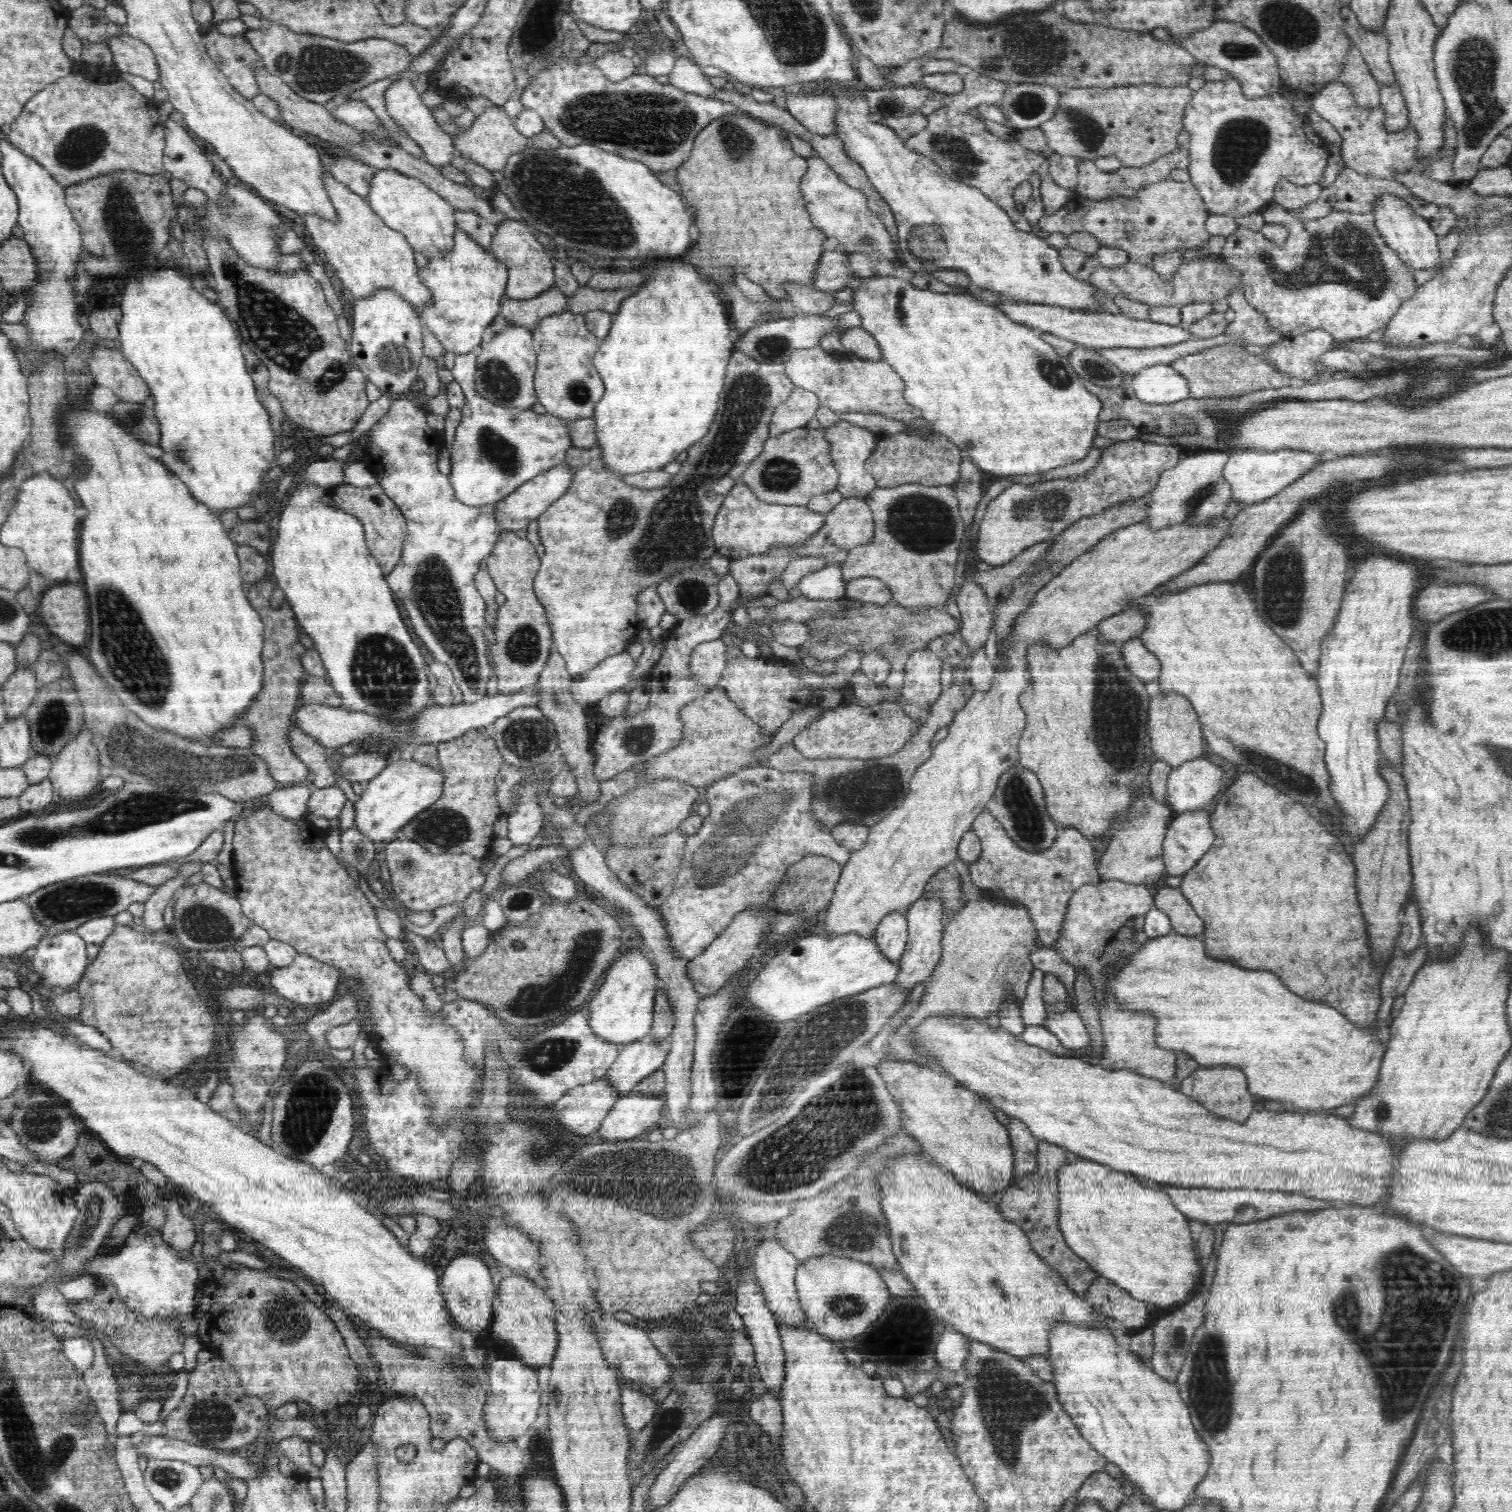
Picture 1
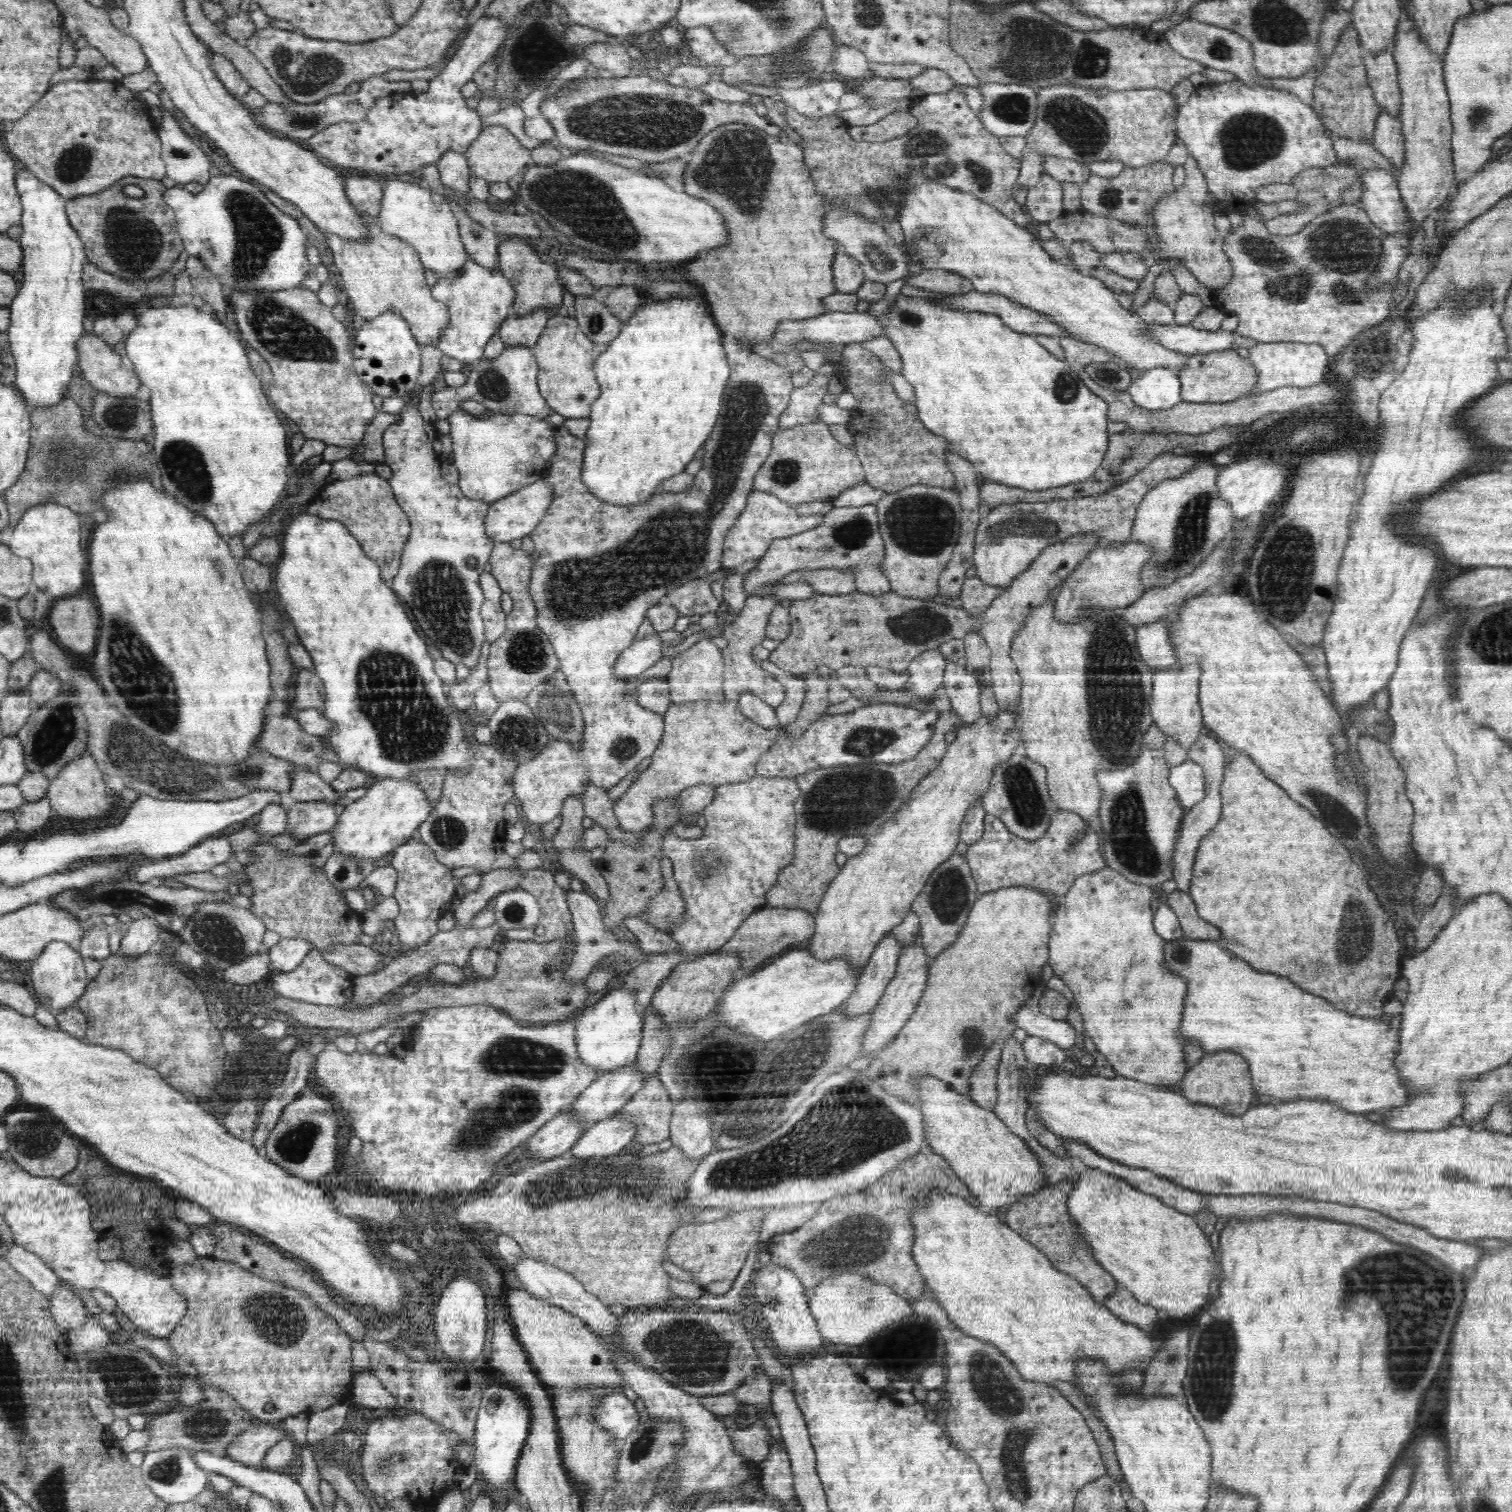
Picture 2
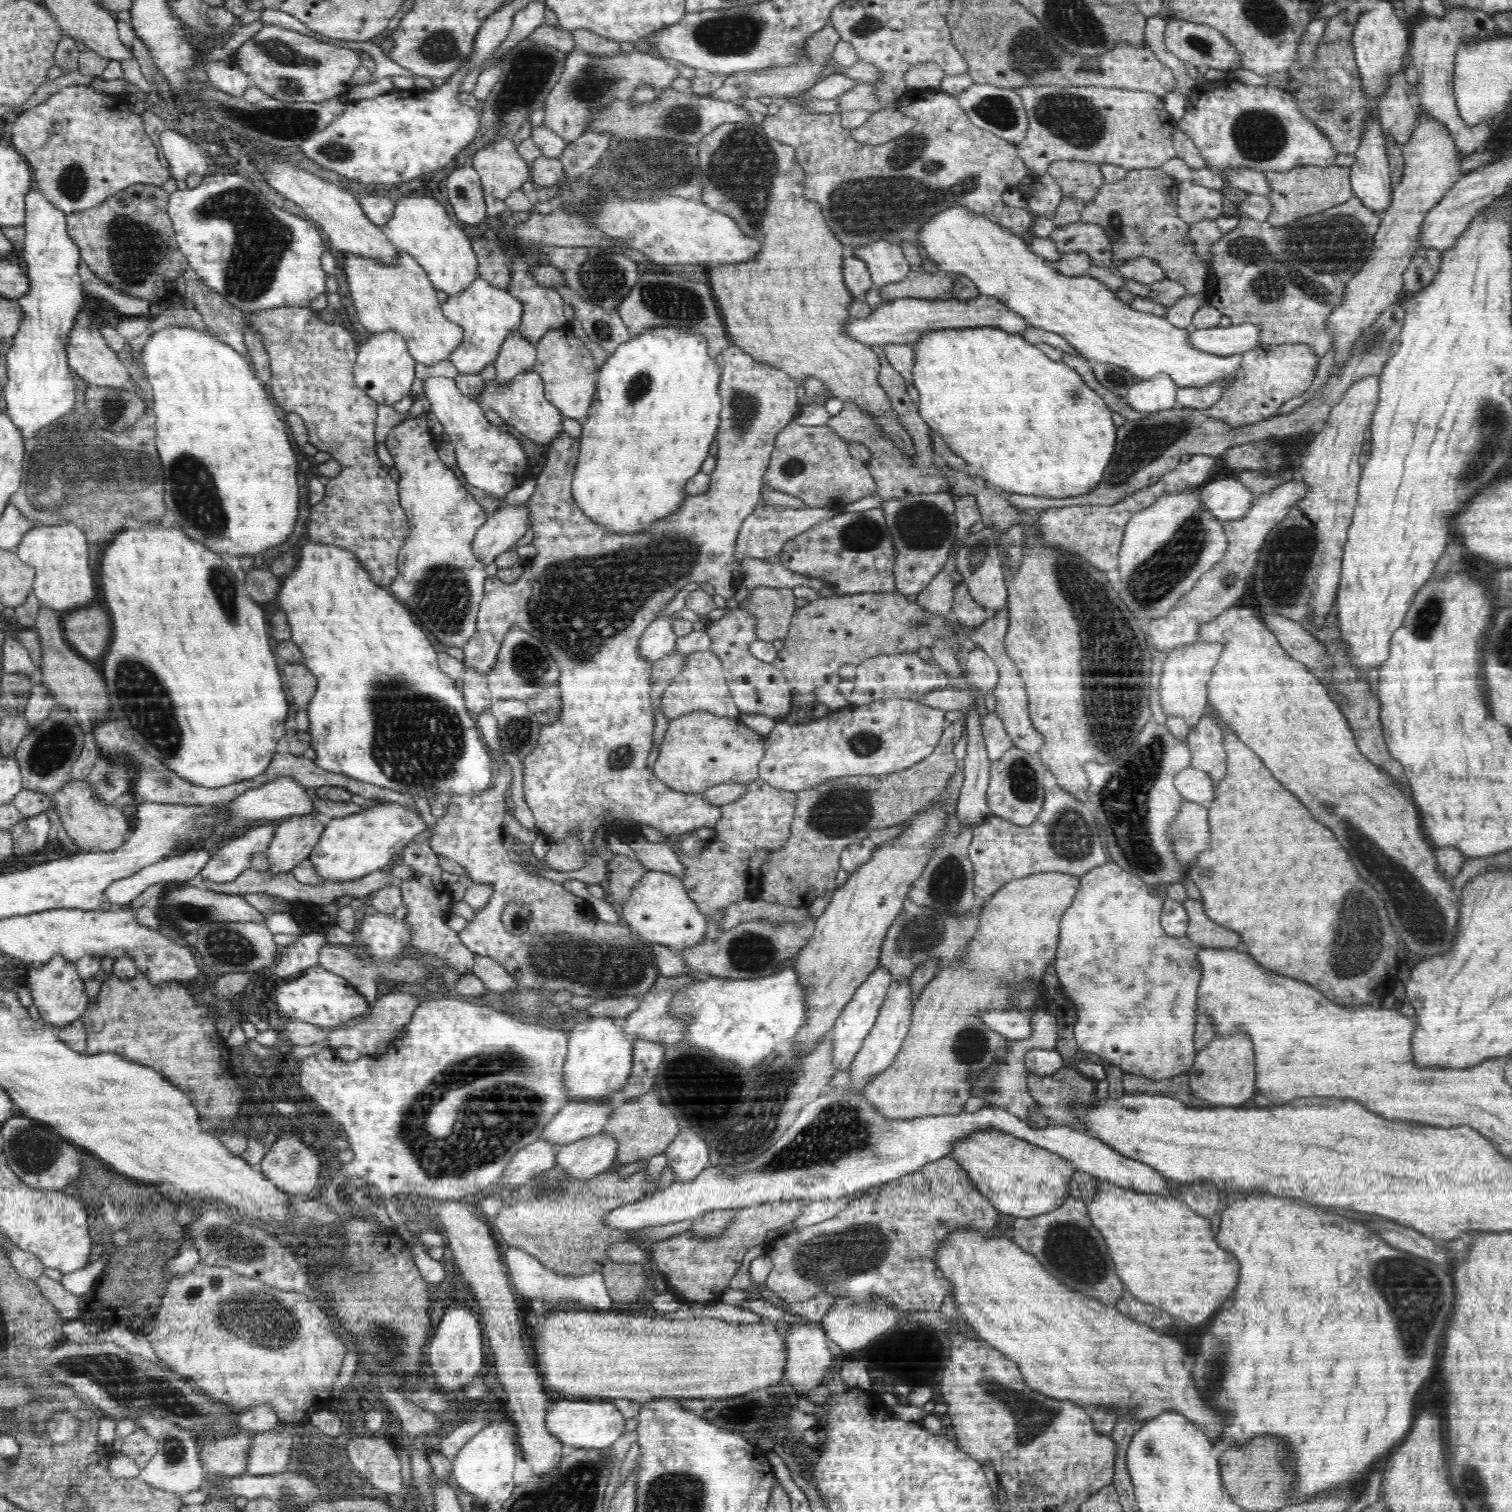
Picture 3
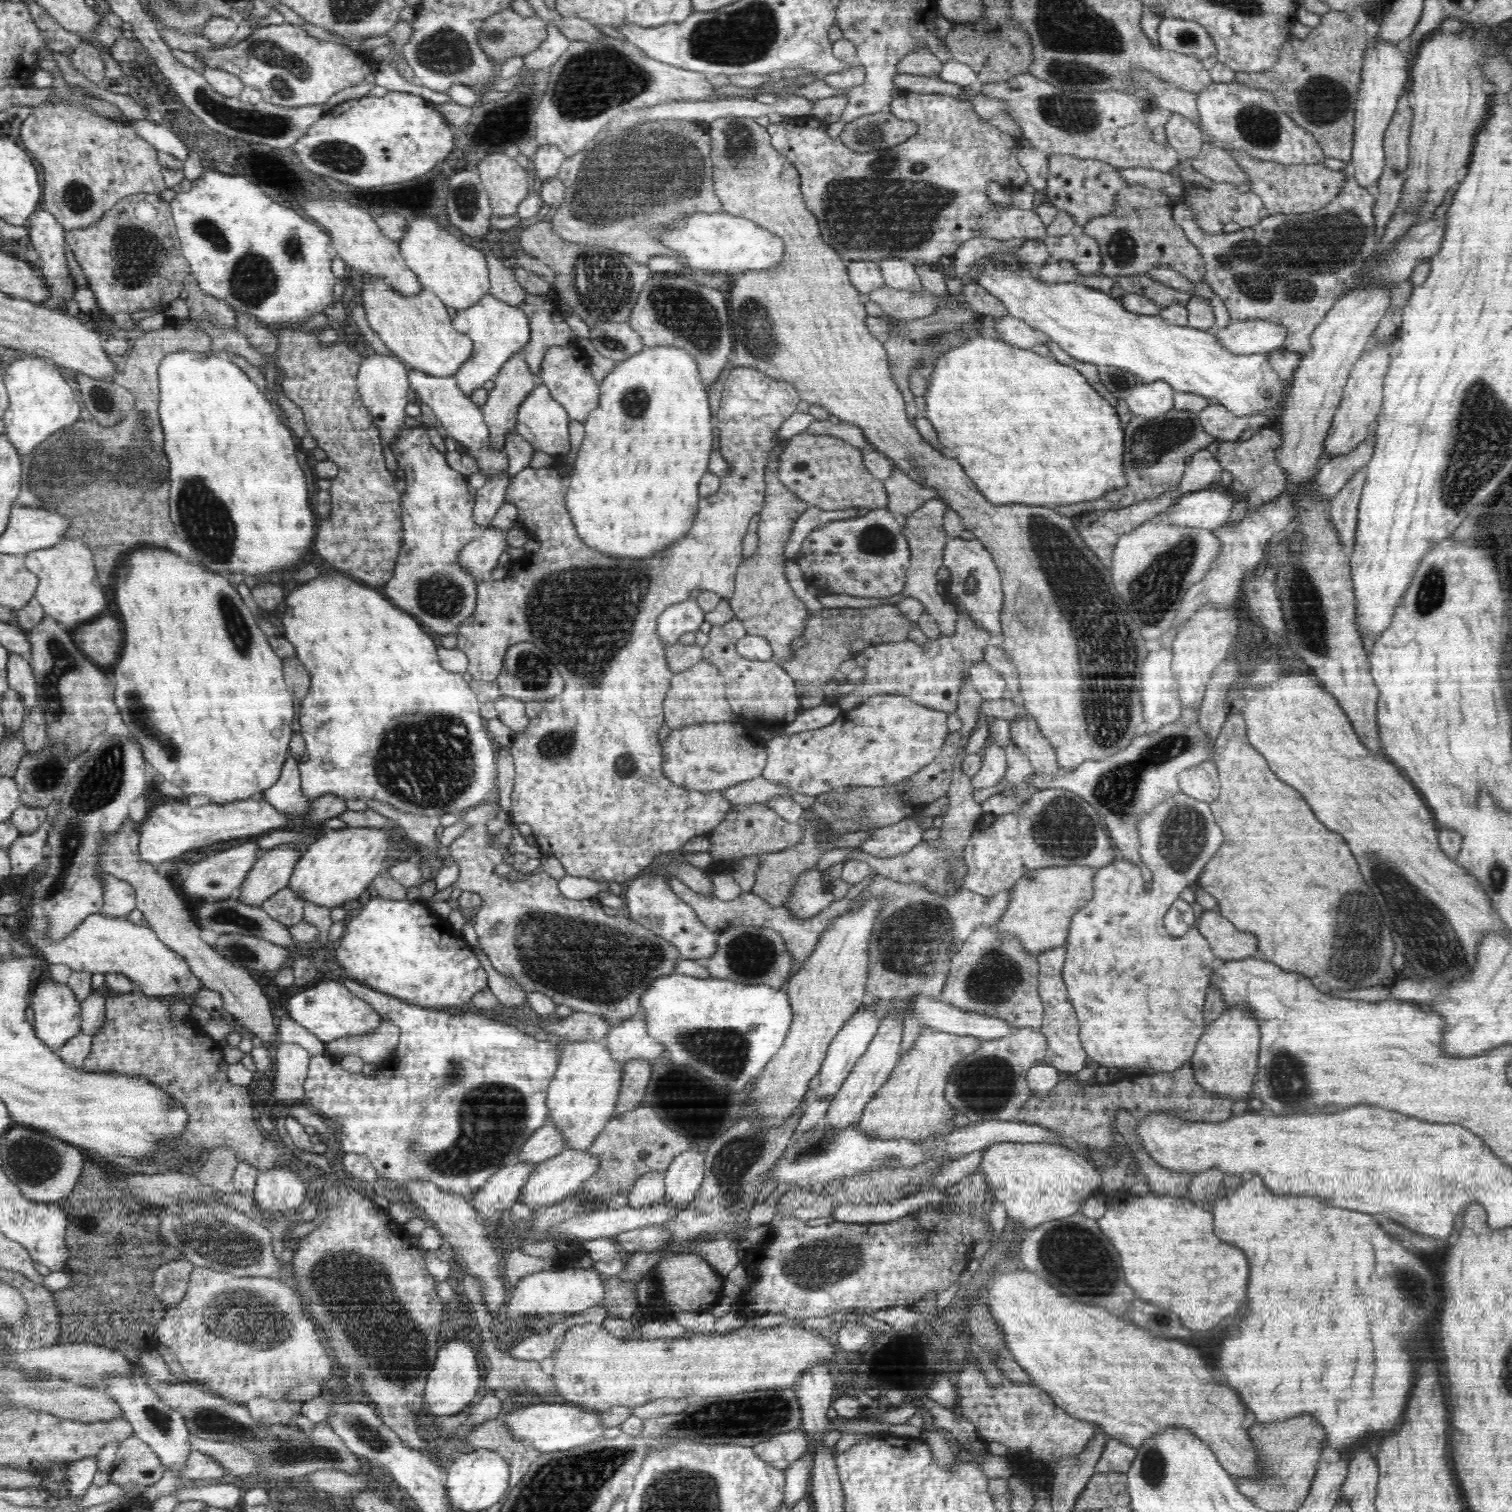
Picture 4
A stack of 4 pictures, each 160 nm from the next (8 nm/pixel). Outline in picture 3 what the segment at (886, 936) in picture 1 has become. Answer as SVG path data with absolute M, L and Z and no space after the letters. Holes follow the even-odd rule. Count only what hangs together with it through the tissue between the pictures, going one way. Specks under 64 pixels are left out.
M879 965L875 972L856 989L855 996L851 998L851 1001L843 1008L843 1012L835 1020L835 1025L827 1037L832 1037L832 1059L836 1065L836 1072L850 1070L851 1062L876 1022L880 1007L891 984L891 976L888 971L881 969Z

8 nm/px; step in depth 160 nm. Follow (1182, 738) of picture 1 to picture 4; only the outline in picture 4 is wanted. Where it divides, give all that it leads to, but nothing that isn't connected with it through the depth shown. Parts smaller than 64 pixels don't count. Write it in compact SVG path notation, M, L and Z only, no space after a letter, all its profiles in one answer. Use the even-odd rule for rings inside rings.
M1202 603L1185 620L1184 626L1173 640L1172 650L1175 653L1172 654L1172 666L1180 679L1178 693L1183 707L1198 709L1201 706L1212 672L1230 654L1230 647L1240 633L1238 617L1235 615L1236 606L1218 607L1214 603Z

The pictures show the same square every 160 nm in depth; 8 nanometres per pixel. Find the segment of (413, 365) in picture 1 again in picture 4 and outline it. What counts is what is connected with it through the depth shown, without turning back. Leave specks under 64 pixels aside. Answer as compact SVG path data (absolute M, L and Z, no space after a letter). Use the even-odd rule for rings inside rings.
M372 354L363 358L359 368L359 376L356 385L362 403L373 418L374 427L378 431L377 436L382 436L384 444L390 444L394 436L400 434L400 438L407 430L405 419L407 417L408 390L409 385L408 368L405 368L403 360L398 356L384 356L384 354Z

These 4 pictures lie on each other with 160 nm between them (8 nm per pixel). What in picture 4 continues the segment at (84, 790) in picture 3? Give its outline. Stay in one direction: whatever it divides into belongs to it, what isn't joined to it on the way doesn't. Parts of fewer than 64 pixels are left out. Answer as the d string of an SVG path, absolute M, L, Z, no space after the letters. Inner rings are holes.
M126 823L122 824L119 836L111 842L105 868L117 880L132 885L135 890L137 910L143 914L148 926L160 937L169 949L184 957L192 973L204 984L205 989L214 990L223 998L223 1005L228 1014L232 1014L242 1029L248 1028L256 1036L264 1038L266 1044L276 1042L277 1026L272 1021L272 1012L268 1000L259 984L245 968L224 958L218 949L208 945L200 937L202 927L196 926L185 902L172 890L172 884L164 876L160 876L157 864L144 862L140 855L140 834Z

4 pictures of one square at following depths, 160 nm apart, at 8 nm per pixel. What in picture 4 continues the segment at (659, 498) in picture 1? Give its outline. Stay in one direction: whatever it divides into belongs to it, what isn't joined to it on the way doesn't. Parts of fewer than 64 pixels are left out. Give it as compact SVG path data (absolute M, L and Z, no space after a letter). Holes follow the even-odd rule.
M732 368L724 382L722 388L722 399L719 403L718 414L716 414L715 426L720 429L719 451L729 464L729 471L725 475L720 475L720 488L716 494L708 497L702 497L699 501L699 510L695 514L694 525L691 526L690 532L684 537L684 542L672 550L672 554L664 554L664 558L652 558L652 562L612 562L612 558L600 558L600 554L588 554L584 546L580 546L580 537L576 538L576 529L573 528L572 517L568 514L565 504L565 495L569 490L569 479L572 474L572 468L568 465L562 467L549 466L546 468L534 469L524 467L518 474L514 475L509 481L506 488L504 502L512 502L518 507L518 522L524 524L526 532L530 538L540 542L538 552L528 555L523 561L515 561L507 577L502 580L491 580L485 577L479 581L476 588L476 606L471 615L458 626L457 630L457 648L460 649L469 658L467 671L473 679L479 681L496 681L500 676L503 668L503 658L512 645L518 645L521 642L531 642L536 645L540 651L547 654L554 666L564 679L565 685L563 692L558 696L547 700L541 707L541 712L536 718L529 720L528 726L521 733L513 734L513 745L511 746L511 755L513 756L515 766L515 780L511 793L510 818L518 825L522 823L529 824L532 828L532 835L536 840L537 847L540 848L544 856L552 856L564 866L565 873L570 876L589 878L590 880L604 880L618 882L626 885L634 878L641 876L643 870L653 863L656 856L663 854L678 854L683 846L696 836L708 835L716 829L725 818L732 804L727 801L721 791L700 792L697 790L688 790L672 782L662 769L663 764L663 745L658 742L658 732L664 724L663 702L667 696L668 689L671 688L671 678L674 677L674 671L668 665L666 643L659 638L658 620L660 614L669 606L682 602L690 598L690 592L694 588L702 588L702 591L709 590L719 594L724 599L731 599L735 591L735 578L740 566L744 560L742 557L742 540L748 528L750 519L759 514L763 507L765 498L765 466L773 459L770 452L774 446L780 443L778 432L780 426L792 414L798 411L798 402L801 397L796 388L788 382L776 381L774 378L765 376L758 370L742 368Z

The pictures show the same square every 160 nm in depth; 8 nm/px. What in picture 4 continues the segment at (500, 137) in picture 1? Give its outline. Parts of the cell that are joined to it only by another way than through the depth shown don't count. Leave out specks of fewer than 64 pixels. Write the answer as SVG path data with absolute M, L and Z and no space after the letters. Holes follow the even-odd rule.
M488 154L477 164L484 188L491 200L494 216L506 217L516 213L517 207L530 193L528 171L506 154Z

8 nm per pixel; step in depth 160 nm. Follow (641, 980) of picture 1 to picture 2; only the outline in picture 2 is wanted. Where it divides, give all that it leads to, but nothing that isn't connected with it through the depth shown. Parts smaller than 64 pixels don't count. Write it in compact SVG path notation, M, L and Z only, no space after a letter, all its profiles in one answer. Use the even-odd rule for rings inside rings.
M622 982L616 983L603 998L595 1004L586 1007L576 1022L576 1054L581 1066L595 1070L595 1072L614 1072L620 1068L628 1068L636 1062L637 1054L642 1040L642 1024L644 1009L636 1006L635 998L625 988L620 988Z

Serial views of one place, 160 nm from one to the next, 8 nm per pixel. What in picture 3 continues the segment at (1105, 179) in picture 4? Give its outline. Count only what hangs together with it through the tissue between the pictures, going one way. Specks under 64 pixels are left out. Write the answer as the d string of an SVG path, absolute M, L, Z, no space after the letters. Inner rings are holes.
M1060 159L1049 164L1047 173L1056 181L1056 184L1060 185L1063 198L1076 200L1082 206L1084 204L1090 204L1096 198L1096 194L1100 192L1102 186L1107 184L1101 168L1100 163Z

